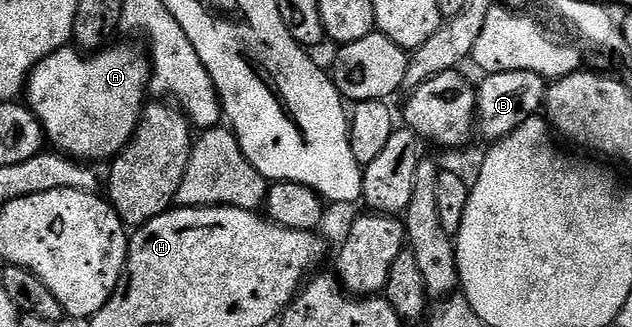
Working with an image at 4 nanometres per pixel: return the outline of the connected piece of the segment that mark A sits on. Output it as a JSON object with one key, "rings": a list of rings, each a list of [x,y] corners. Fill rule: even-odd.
{"rings":[[[113,43],[111,46],[101,51],[91,54],[85,54],[81,49],[75,46],[62,47],[54,54],[50,54],[42,62],[36,64],[35,68],[32,69],[31,76],[28,78],[26,85],[26,103],[40,120],[40,124],[44,128],[47,143],[51,145],[55,151],[62,152],[65,156],[70,156],[74,160],[81,162],[97,162],[96,160],[105,160],[105,162],[111,161],[131,144],[132,138],[136,134],[136,128],[140,124],[140,117],[146,107],[144,92],[146,96],[150,88],[150,60],[143,47],[140,49],[135,48],[132,44],[115,44],[116,43]]]}

